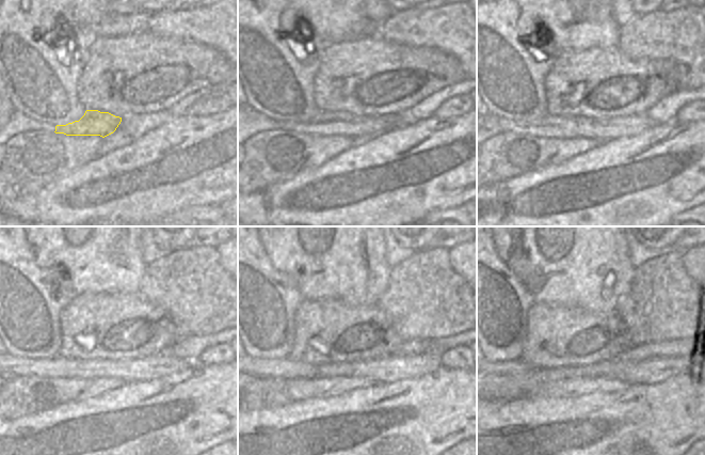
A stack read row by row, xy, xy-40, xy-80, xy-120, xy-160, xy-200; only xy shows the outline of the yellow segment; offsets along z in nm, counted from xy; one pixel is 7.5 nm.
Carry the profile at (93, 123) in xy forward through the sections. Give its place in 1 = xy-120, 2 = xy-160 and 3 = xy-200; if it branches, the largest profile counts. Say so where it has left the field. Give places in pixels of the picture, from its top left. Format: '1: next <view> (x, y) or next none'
1: next xy-120 (158, 365)
2: next xy-160 (394, 367)
3: next xy-200 (655, 370)

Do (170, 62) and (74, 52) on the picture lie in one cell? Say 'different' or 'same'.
different

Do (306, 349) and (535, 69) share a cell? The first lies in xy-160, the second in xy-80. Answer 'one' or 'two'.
two

